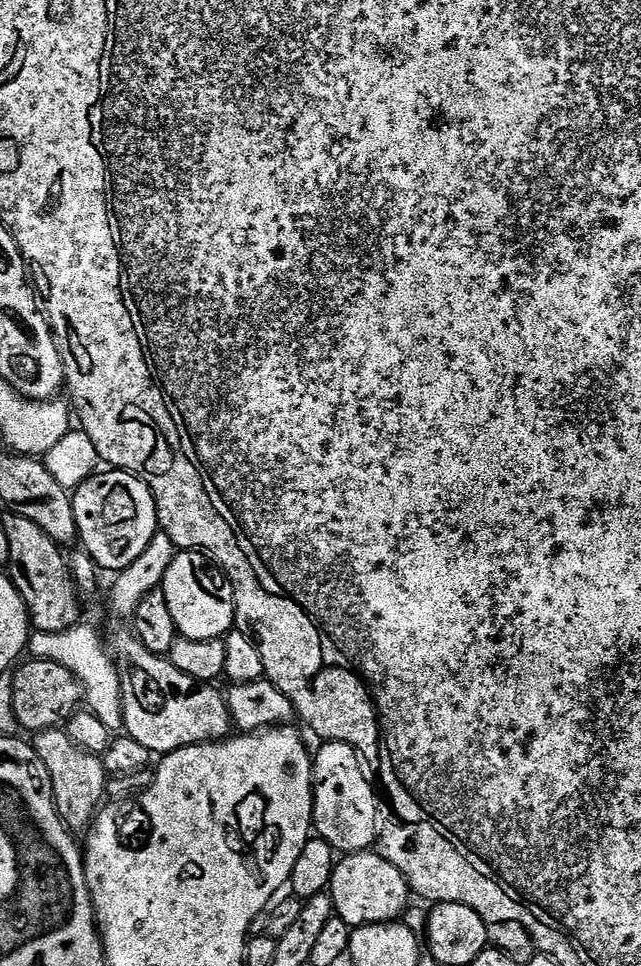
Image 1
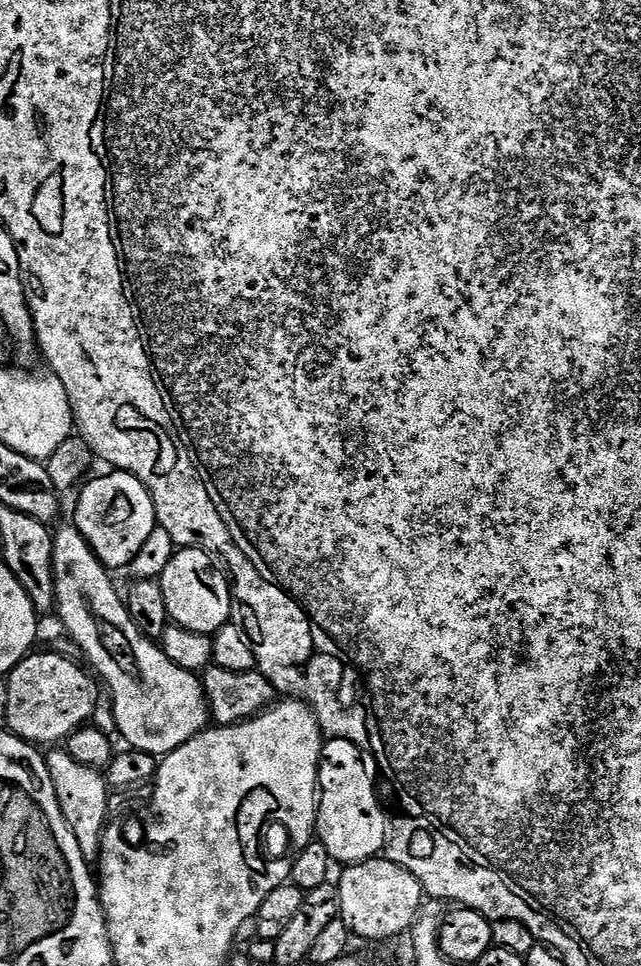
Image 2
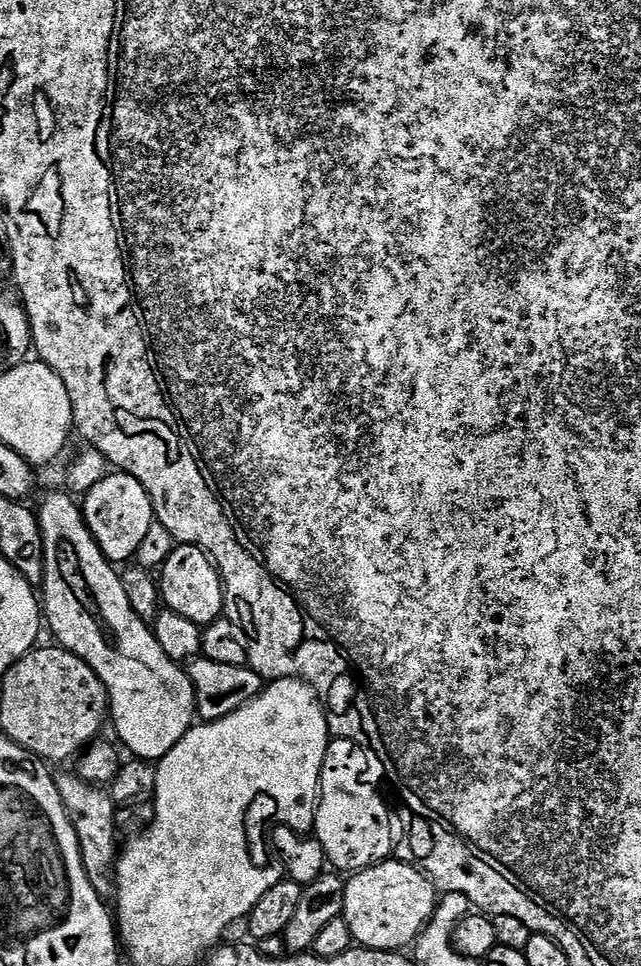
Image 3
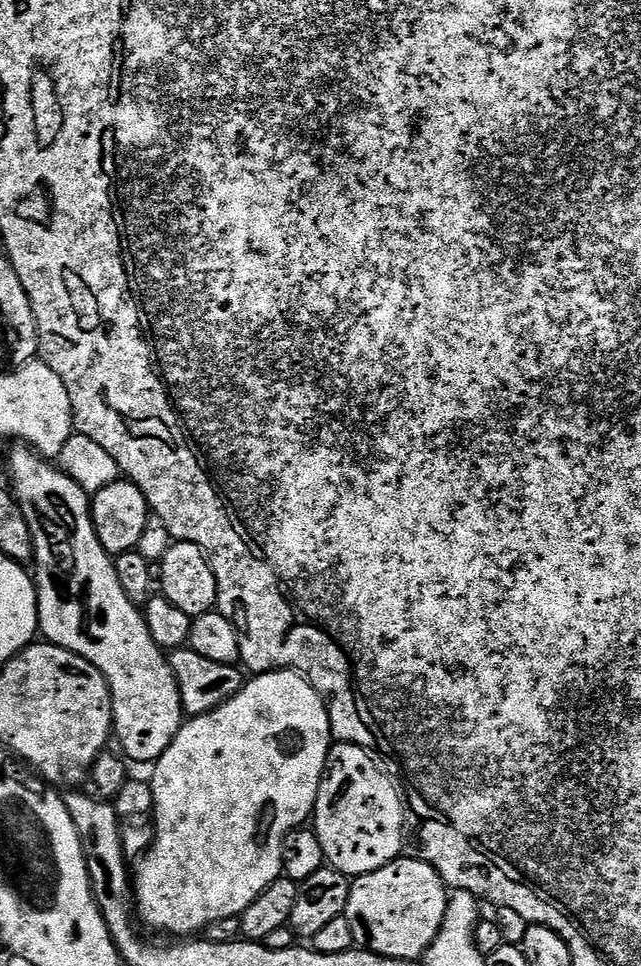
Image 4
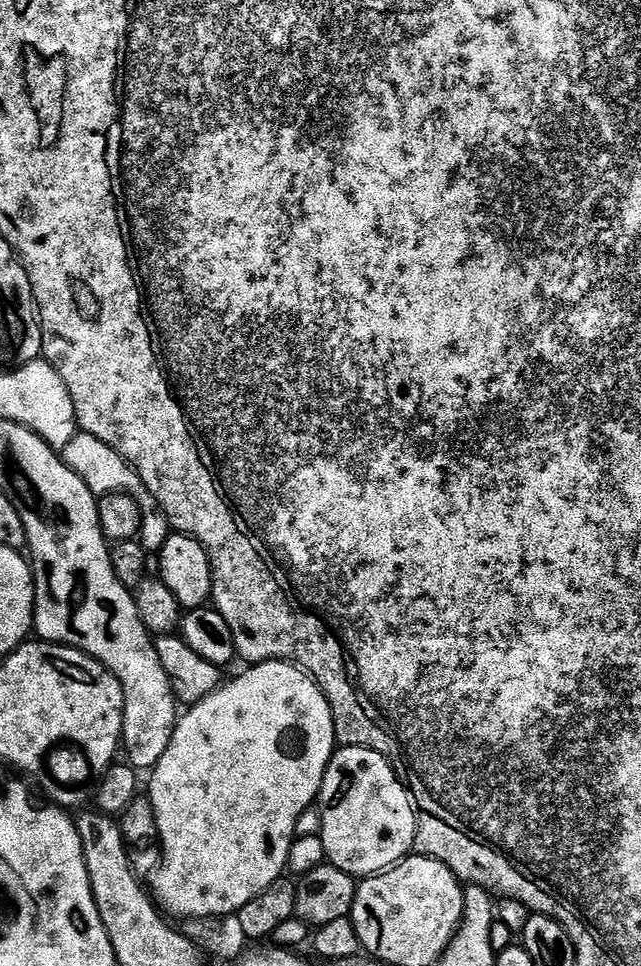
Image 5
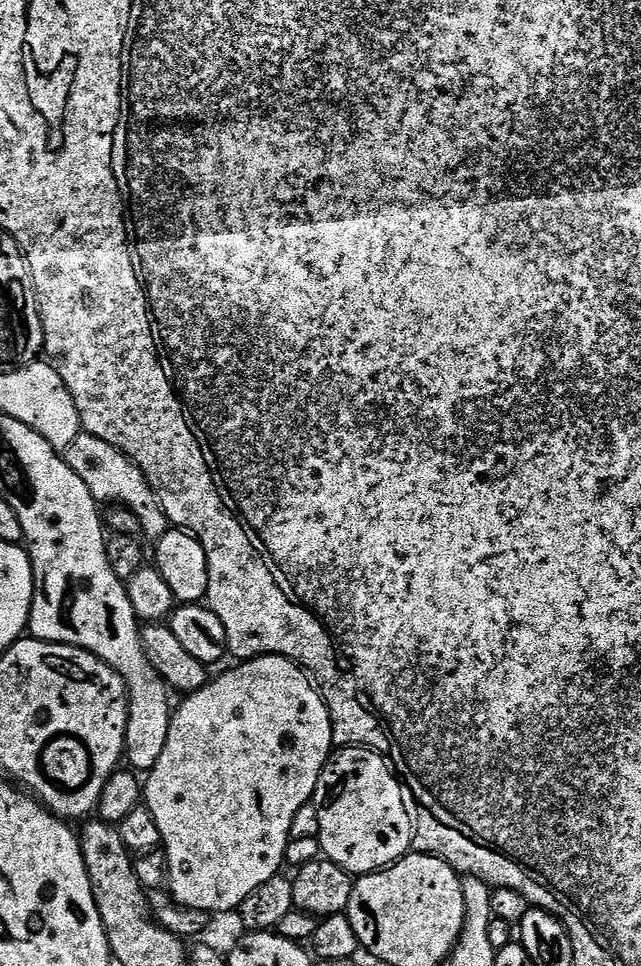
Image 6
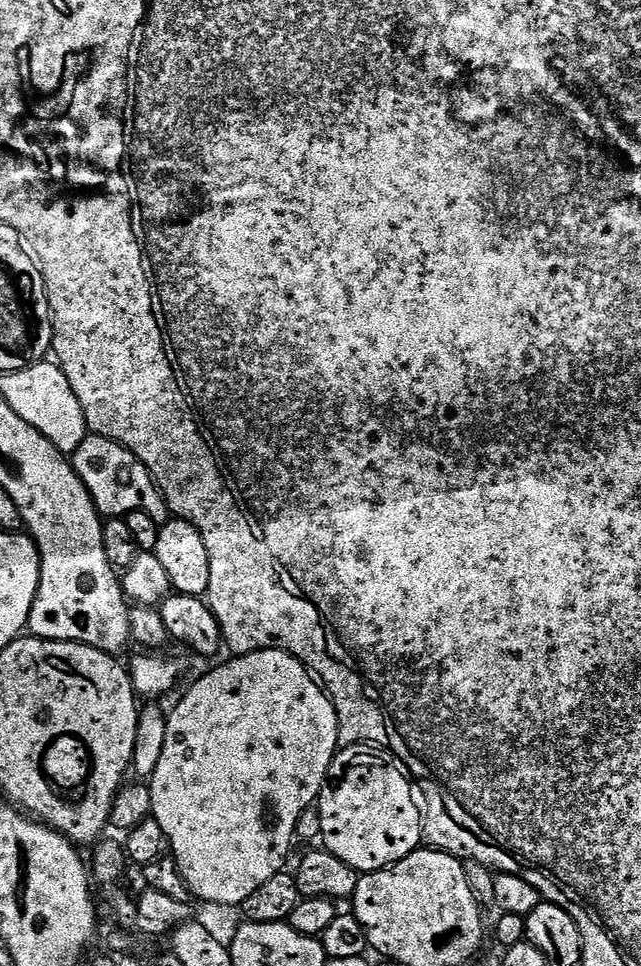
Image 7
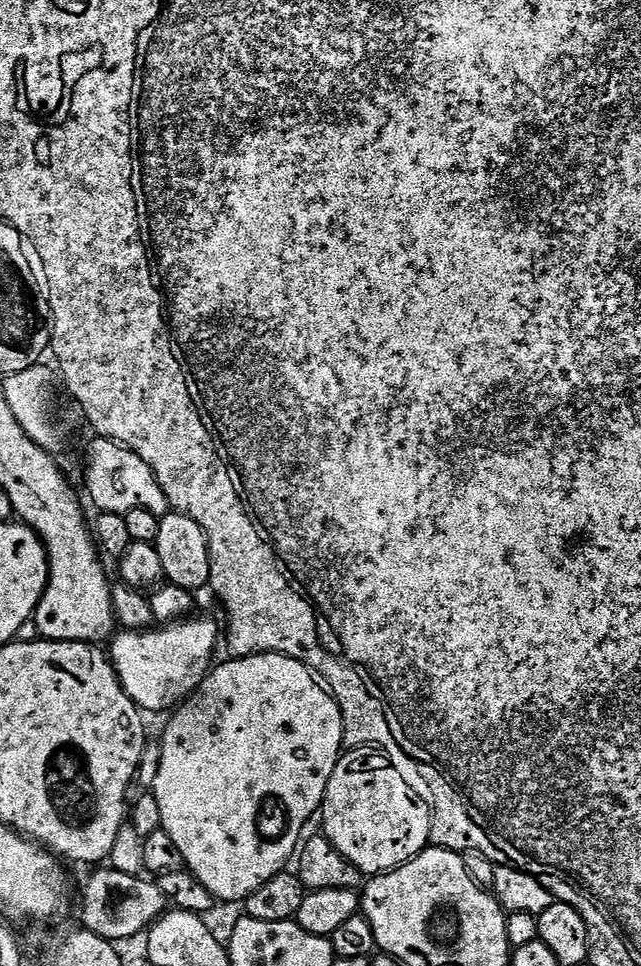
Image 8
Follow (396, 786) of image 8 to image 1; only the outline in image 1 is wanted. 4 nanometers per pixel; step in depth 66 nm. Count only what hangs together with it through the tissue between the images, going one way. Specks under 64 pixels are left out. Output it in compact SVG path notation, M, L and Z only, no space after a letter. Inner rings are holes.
M336 741L319 746L312 764L313 829L337 853L348 855L367 851L375 845L373 842L378 832L378 806L373 783L368 782L355 748Z

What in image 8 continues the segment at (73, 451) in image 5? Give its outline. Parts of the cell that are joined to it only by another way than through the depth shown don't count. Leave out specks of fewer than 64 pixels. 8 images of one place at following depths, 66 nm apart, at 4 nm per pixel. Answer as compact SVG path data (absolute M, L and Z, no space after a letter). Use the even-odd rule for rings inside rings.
M97 437L93 441L88 450L86 486L97 511L129 515L140 509L150 512L154 518L161 518L169 512L164 491L142 458L104 437Z

